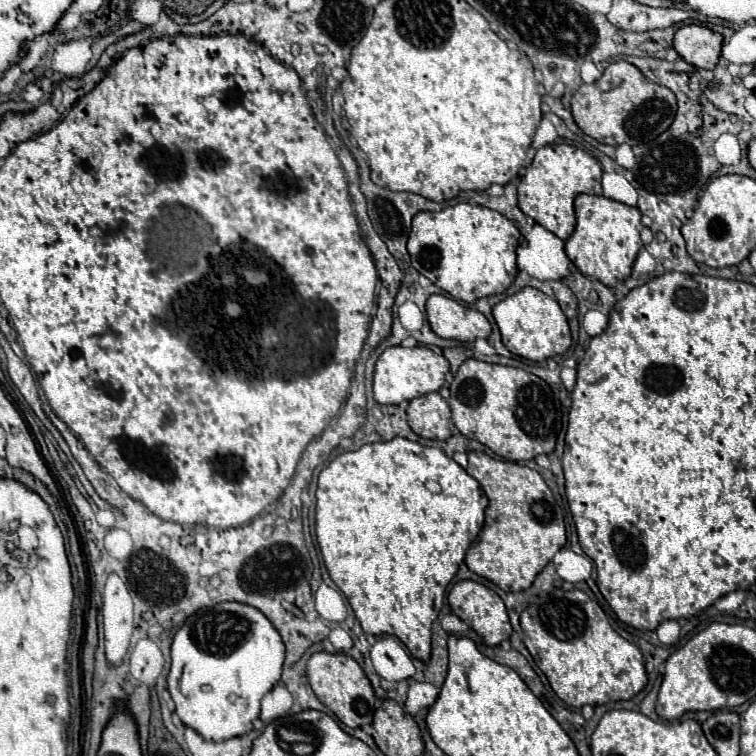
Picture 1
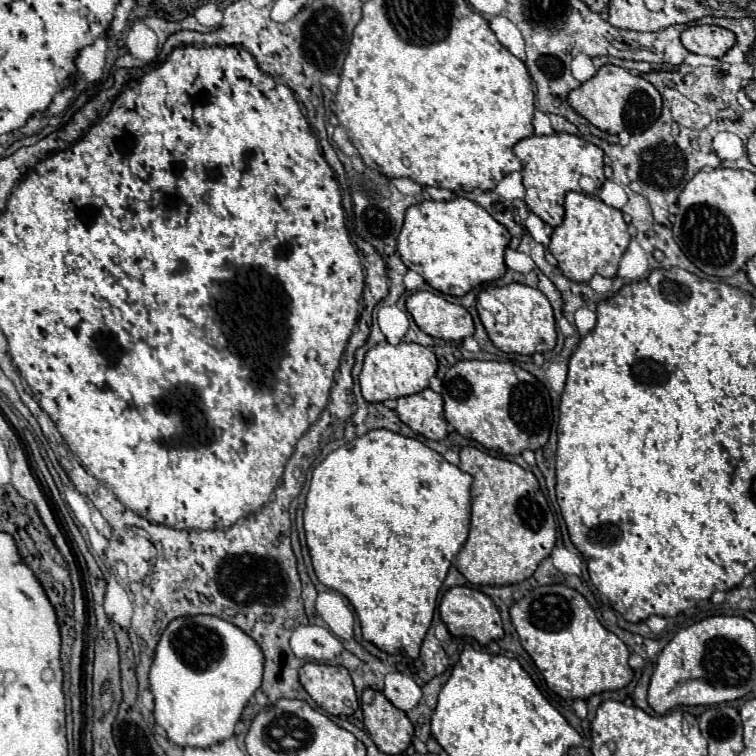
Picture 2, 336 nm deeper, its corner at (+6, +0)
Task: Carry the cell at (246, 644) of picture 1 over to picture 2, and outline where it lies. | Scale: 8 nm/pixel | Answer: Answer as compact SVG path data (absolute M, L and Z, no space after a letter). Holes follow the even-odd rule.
M186 616L172 620L156 646L156 658L150 668L150 690L156 704L156 724L160 724L166 730L168 740L178 746L208 748L216 742L232 738L234 726L240 720L244 706L260 688L262 666L264 654L260 646L238 626L216 616Z

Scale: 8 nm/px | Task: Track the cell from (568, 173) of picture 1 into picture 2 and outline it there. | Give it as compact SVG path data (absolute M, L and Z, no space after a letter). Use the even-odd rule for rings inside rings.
M566 132L524 138L514 146L514 154L522 162L526 206L552 228L556 228L562 222L562 206L564 206L566 192L570 190L582 192L578 184L582 176L590 176L596 182L596 188L602 186L602 182L606 180L604 178L604 152L598 146L578 136L566 134Z

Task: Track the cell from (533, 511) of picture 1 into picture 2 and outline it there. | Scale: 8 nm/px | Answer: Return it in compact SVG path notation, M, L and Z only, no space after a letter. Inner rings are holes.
M472 446L460 450L458 468L474 478L470 534L456 556L460 574L480 586L524 582L556 544L556 522L536 476L510 460L494 458Z

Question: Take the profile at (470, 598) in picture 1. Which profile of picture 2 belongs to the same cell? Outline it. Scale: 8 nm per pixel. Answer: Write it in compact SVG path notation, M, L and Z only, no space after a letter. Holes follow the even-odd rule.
M466 586L450 588L440 600L440 616L452 636L470 636L476 638L480 644L488 644L490 640L498 640L504 636L502 618L492 598L474 588L466 588Z

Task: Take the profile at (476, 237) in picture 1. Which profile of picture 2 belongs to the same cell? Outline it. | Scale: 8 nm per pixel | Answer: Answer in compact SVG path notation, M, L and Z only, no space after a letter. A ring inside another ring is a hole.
M466 198L448 202L424 200L410 206L398 236L398 252L406 268L418 272L434 290L456 298L480 284L504 276L504 252L508 244L508 230L504 230L504 226L500 226L500 222L496 222L480 204Z

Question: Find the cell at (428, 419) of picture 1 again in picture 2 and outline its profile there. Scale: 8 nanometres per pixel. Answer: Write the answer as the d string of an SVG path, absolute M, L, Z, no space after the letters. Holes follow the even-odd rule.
M426 388L418 394L398 398L396 408L398 418L410 426L416 434L422 434L430 440L442 440L446 436L446 420L444 420L444 408L442 408L442 396L434 390Z

